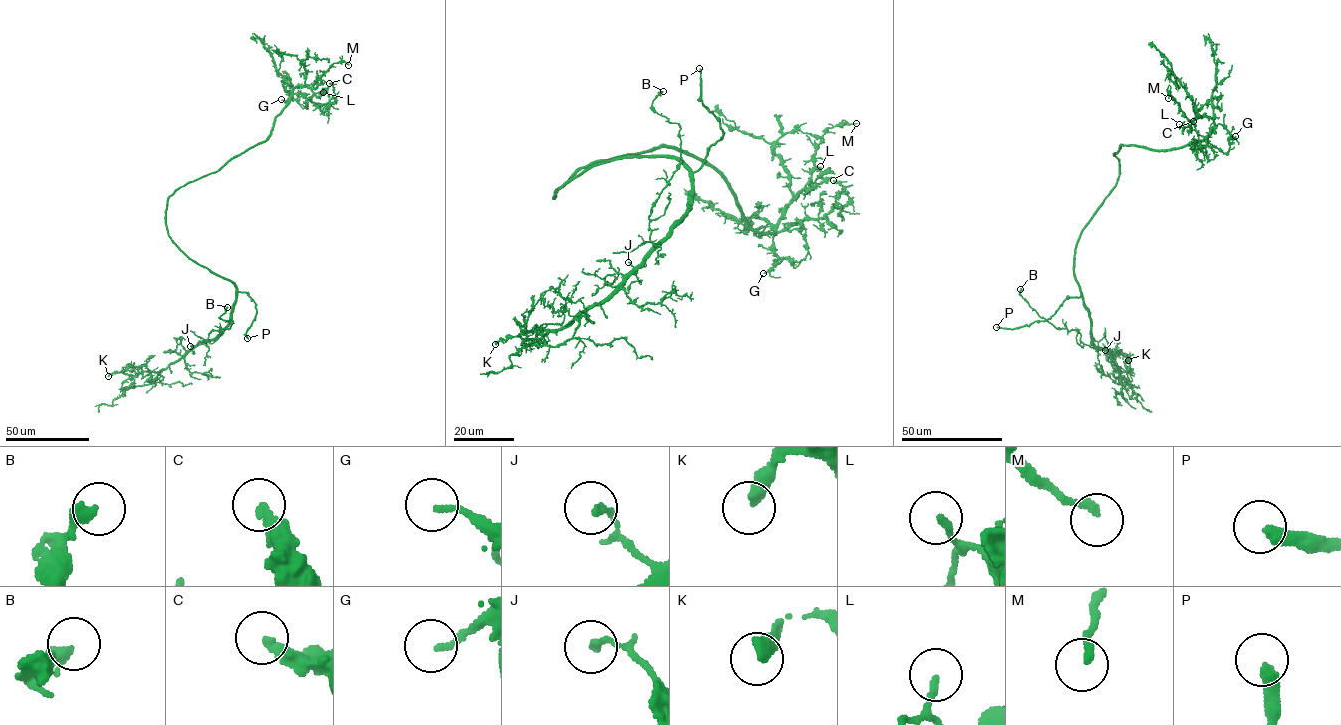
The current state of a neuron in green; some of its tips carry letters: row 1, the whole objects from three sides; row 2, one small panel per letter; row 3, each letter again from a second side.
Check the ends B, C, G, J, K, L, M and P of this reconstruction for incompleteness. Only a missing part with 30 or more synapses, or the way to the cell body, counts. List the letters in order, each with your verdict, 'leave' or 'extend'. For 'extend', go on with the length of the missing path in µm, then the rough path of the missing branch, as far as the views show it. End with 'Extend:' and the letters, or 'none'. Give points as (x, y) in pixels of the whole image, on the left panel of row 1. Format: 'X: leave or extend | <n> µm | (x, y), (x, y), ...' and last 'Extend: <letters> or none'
B: leave
C: leave
G: leave
J: leave
K: leave
L: leave
M: leave
P: extend | 30 µm | (247, 338), (249, 340), (236, 352), (231, 349)
Extend: P

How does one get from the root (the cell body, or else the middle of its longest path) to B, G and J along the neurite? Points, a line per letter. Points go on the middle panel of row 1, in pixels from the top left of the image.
B: (556, 192), (617, 158), (676, 159), (693, 188), (665, 237), (648, 217), (681, 158), (663, 91)
G: (556, 192), (596, 162), (660, 146), (685, 150), (720, 174), (745, 226), (774, 235), (780, 261), (763, 273)
J: (556, 192), (617, 158), (653, 155), (679, 160), (691, 182), (688, 212), (640, 263), (628, 262)

